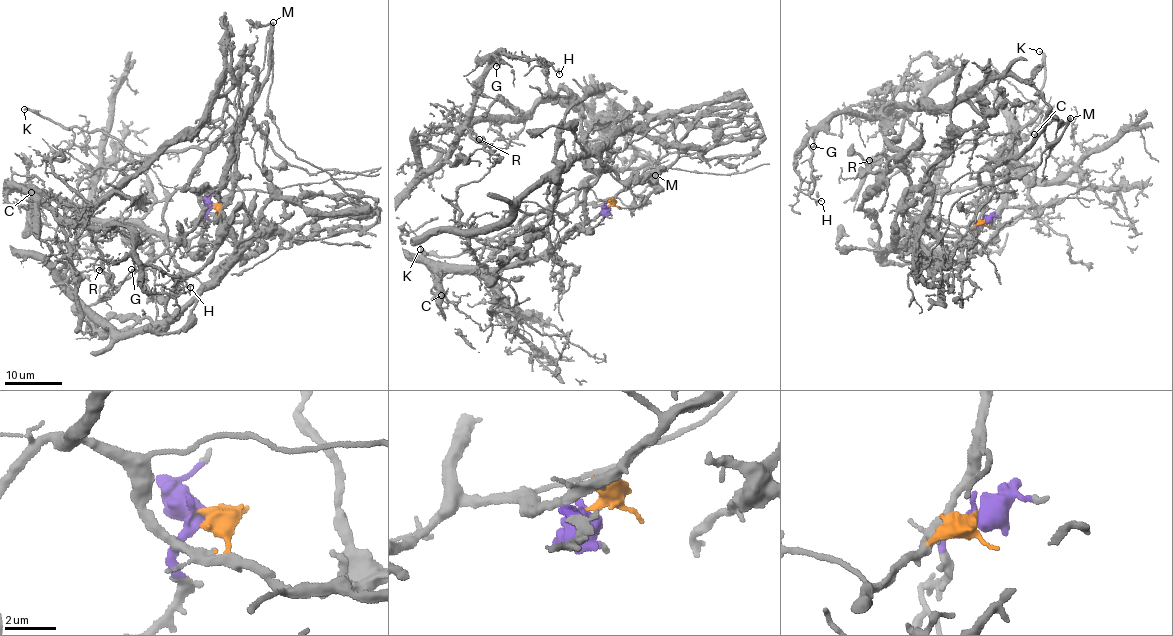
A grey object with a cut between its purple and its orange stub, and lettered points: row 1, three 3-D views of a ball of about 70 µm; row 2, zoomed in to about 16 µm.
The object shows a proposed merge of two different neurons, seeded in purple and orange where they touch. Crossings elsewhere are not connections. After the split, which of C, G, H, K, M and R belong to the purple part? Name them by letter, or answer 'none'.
C, G, H, R

